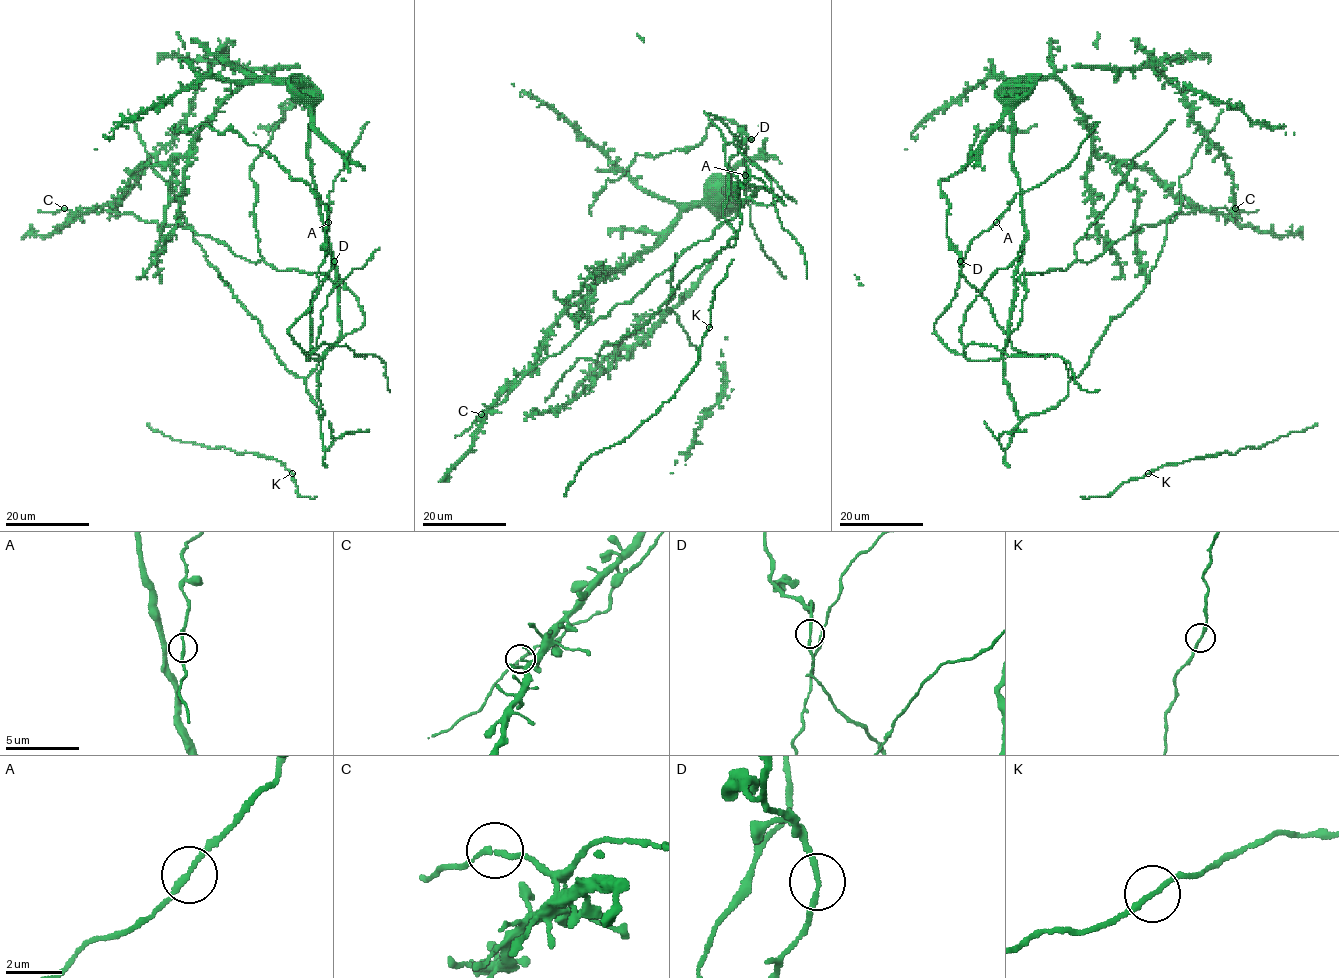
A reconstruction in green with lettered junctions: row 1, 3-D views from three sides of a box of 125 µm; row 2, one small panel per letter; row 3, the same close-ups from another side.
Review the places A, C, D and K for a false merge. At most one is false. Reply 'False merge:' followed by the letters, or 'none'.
False merge: none

